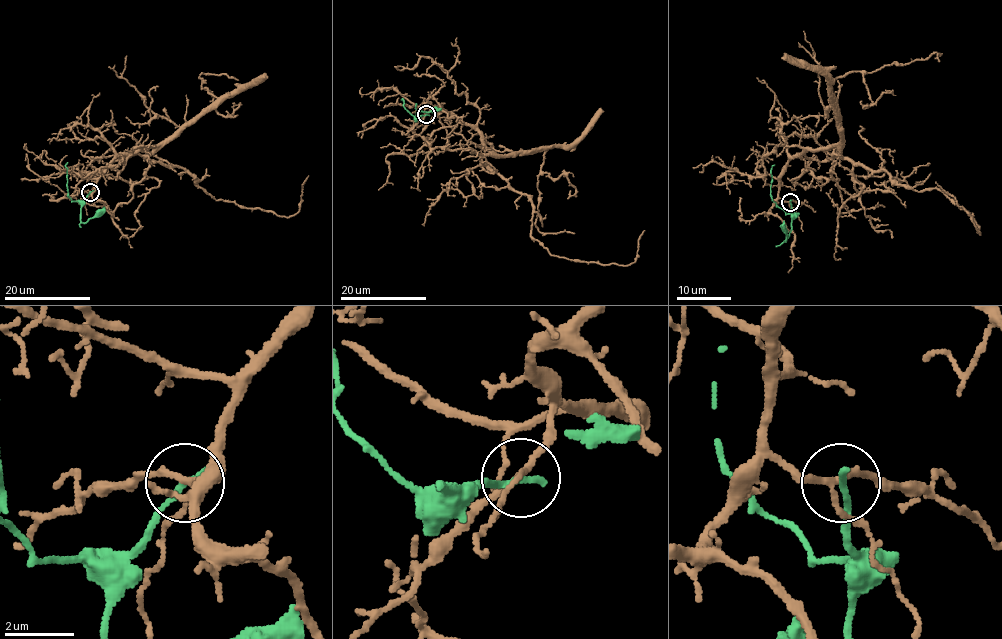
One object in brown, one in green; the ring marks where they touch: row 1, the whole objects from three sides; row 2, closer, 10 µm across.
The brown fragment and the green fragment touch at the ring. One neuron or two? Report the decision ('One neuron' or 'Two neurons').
Two neurons

